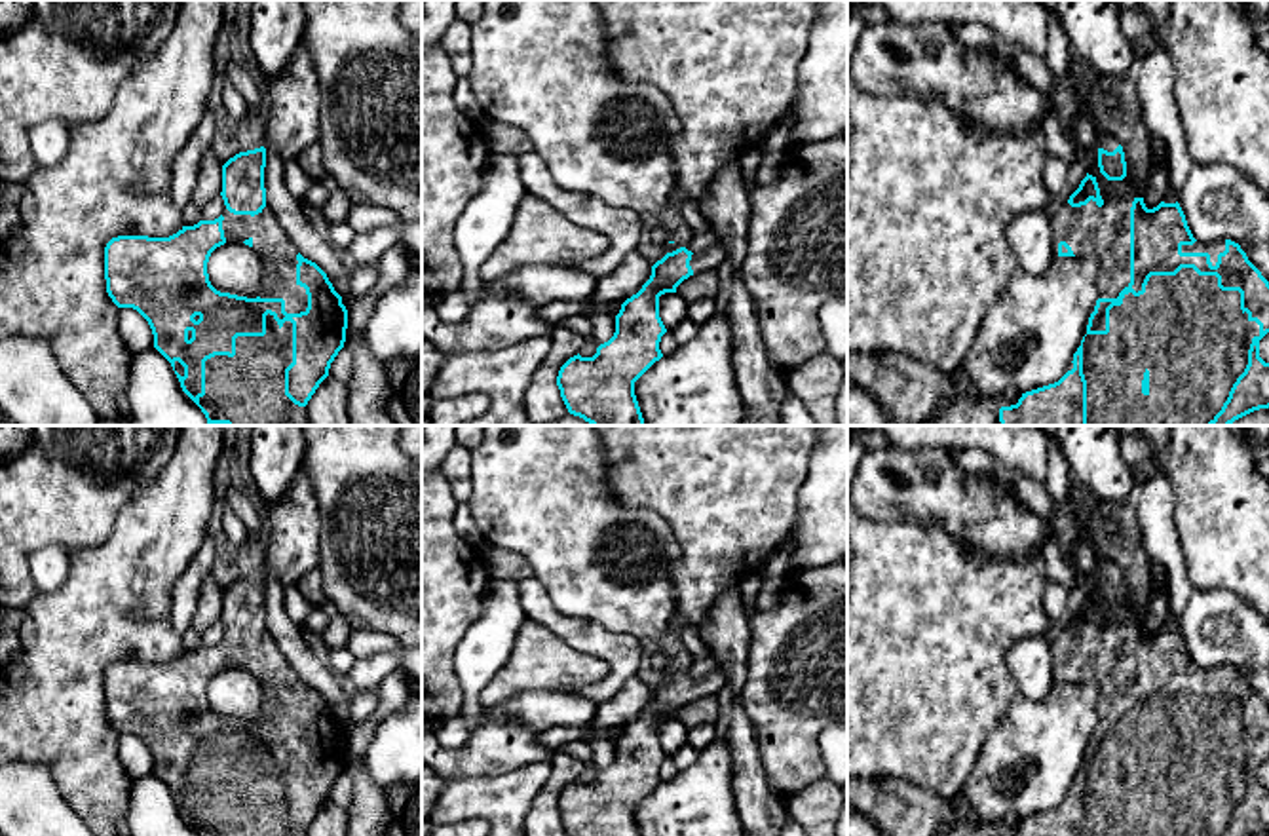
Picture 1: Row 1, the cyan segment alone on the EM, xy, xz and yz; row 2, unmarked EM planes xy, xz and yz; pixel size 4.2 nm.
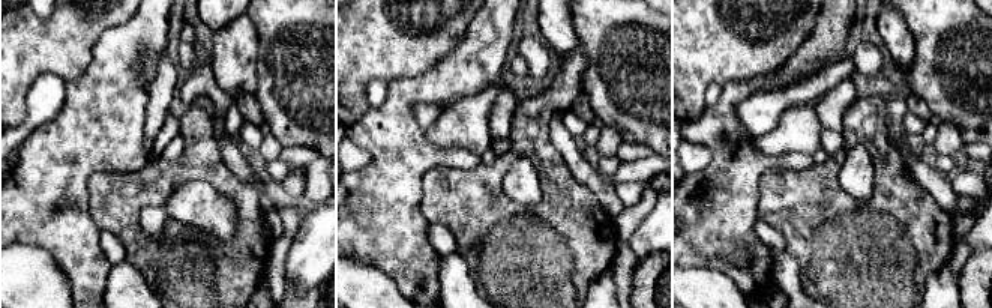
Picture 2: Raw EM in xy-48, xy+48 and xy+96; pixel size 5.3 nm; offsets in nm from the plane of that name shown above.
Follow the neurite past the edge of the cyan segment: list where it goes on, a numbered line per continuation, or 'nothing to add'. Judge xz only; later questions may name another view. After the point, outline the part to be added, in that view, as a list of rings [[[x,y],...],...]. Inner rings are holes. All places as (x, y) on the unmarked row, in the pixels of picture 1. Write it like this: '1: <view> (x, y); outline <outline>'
1: xz (711, 684); outline [[[716,667],[714,671],[701,678],[693,678],[690,692],[693,699],[703,695],[718,695],[726,682],[728,682],[726,673],[720,667]]]

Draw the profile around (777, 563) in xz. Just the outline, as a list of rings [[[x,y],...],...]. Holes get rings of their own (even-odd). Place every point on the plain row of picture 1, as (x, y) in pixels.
[[[790,532],[777,547],[775,551],[767,557],[767,560],[762,566],[764,578],[779,578],[786,576],[788,570],[788,560],[794,549],[794,534]]]

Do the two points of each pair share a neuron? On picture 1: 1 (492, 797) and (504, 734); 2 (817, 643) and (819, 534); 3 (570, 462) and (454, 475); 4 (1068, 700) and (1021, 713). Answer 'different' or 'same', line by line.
1: different
2: different
3: different
4: same

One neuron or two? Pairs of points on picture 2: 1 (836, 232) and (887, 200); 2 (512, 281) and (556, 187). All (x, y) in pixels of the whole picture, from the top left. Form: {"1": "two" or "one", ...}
{"1": "one", "2": "one"}

